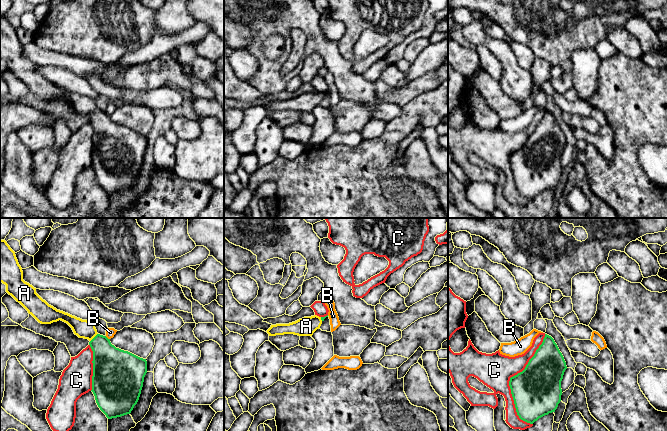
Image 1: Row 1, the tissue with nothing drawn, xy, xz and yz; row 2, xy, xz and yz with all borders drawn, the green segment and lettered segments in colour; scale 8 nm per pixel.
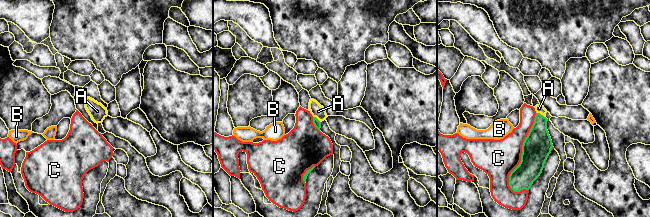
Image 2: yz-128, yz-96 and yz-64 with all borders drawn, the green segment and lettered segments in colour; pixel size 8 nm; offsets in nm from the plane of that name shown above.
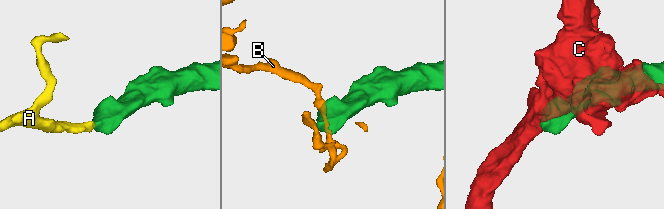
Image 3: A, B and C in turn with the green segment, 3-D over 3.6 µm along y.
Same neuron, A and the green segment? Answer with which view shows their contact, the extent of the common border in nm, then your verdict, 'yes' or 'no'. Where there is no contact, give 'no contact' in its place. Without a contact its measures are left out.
xy | 90 nm | yes

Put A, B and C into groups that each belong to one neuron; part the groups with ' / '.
A / B / C

